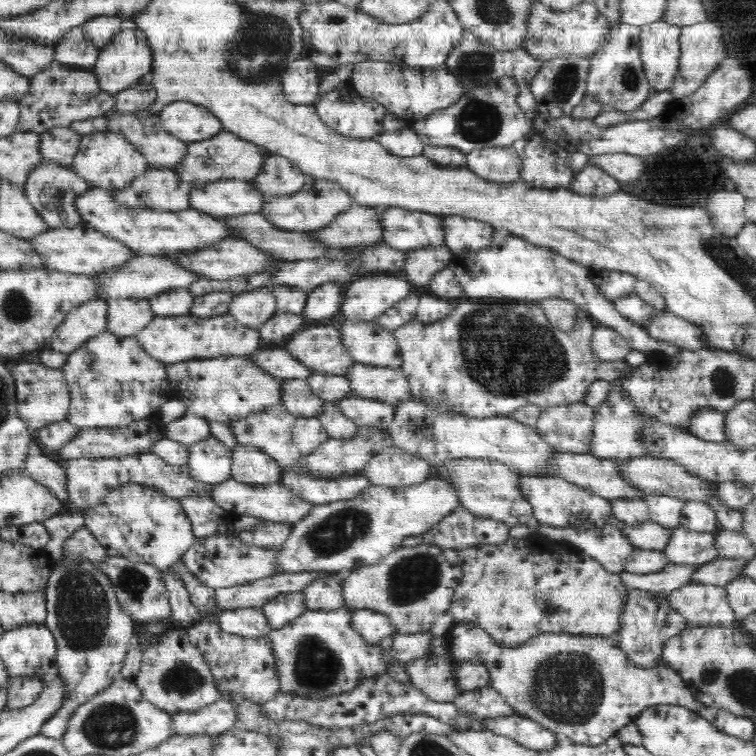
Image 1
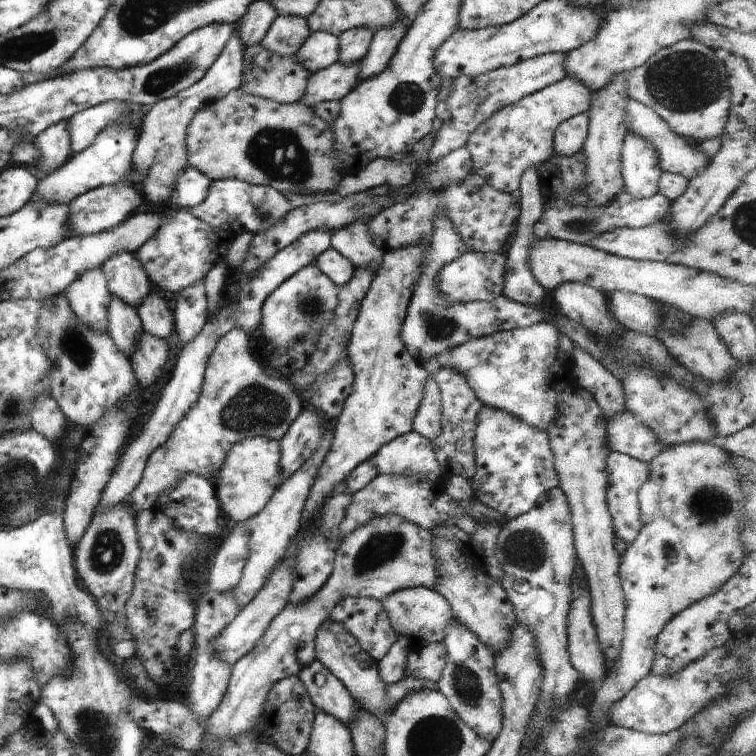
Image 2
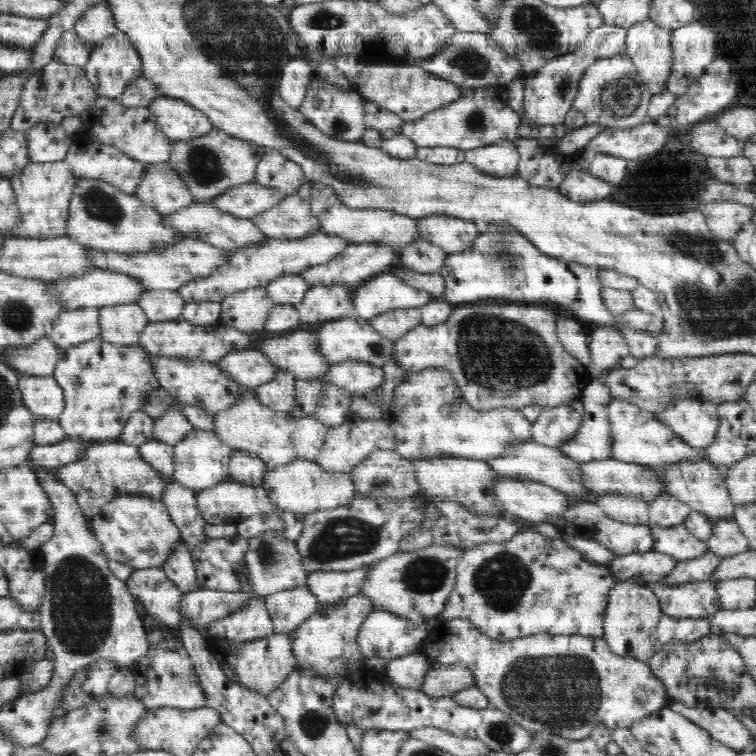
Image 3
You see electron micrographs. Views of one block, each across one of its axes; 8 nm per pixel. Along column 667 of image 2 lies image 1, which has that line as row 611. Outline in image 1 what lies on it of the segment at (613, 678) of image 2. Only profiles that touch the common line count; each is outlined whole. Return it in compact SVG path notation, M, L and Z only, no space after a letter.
M532 537L507 539L496 545L479 545L458 551L463 572L454 591L447 612L458 623L471 622L486 630L500 645L524 645L542 633L568 633L588 637L604 637L618 633L622 628L622 612L626 608L628 588L619 573L608 572L600 562L587 557L582 551L568 548L559 542Z

